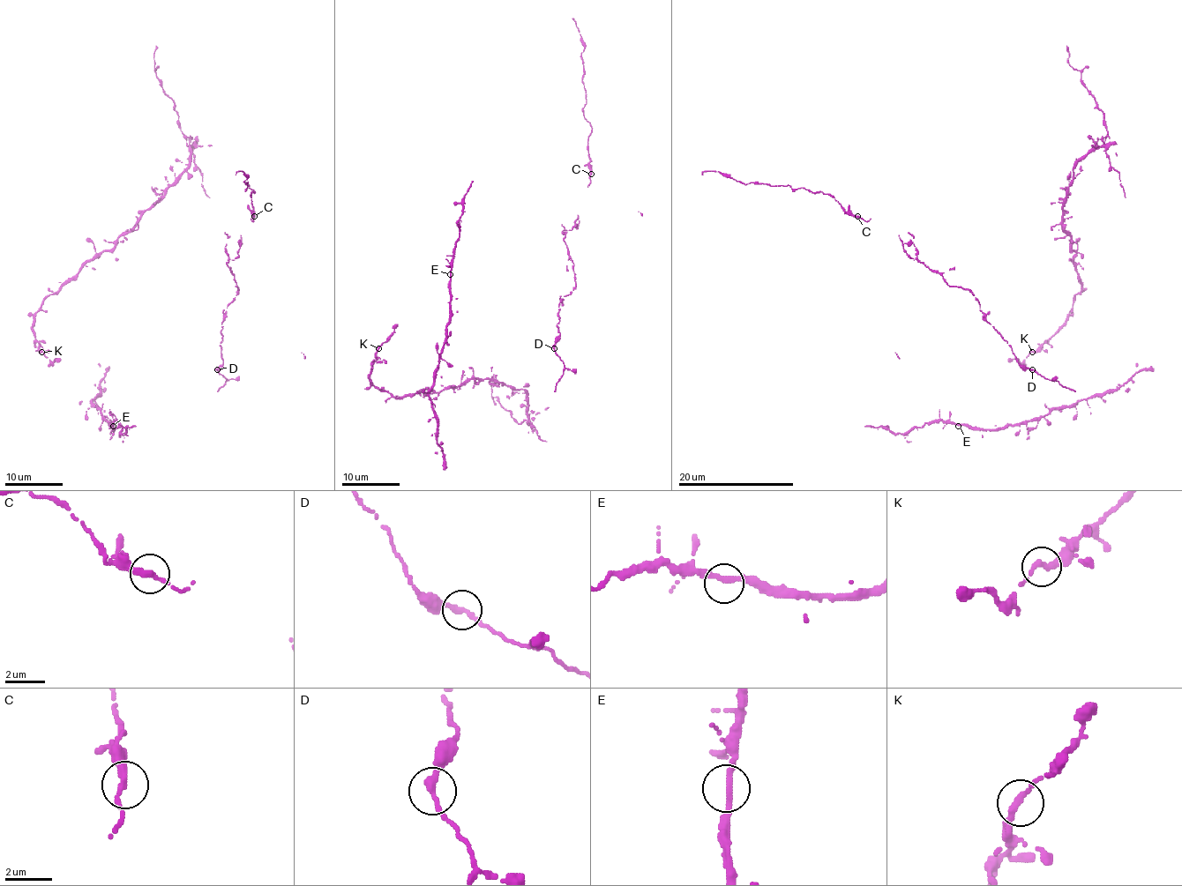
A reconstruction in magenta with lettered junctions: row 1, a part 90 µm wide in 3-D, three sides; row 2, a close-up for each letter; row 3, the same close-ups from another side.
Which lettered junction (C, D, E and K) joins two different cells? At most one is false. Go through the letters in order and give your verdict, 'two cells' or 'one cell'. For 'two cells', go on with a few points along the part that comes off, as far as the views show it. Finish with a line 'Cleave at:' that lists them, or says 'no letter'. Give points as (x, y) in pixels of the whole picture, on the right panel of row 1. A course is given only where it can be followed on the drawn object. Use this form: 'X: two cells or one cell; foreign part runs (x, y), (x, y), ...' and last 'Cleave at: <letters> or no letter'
C: one cell
D: one cell
E: one cell
K: one cell
Cleave at: no letter

